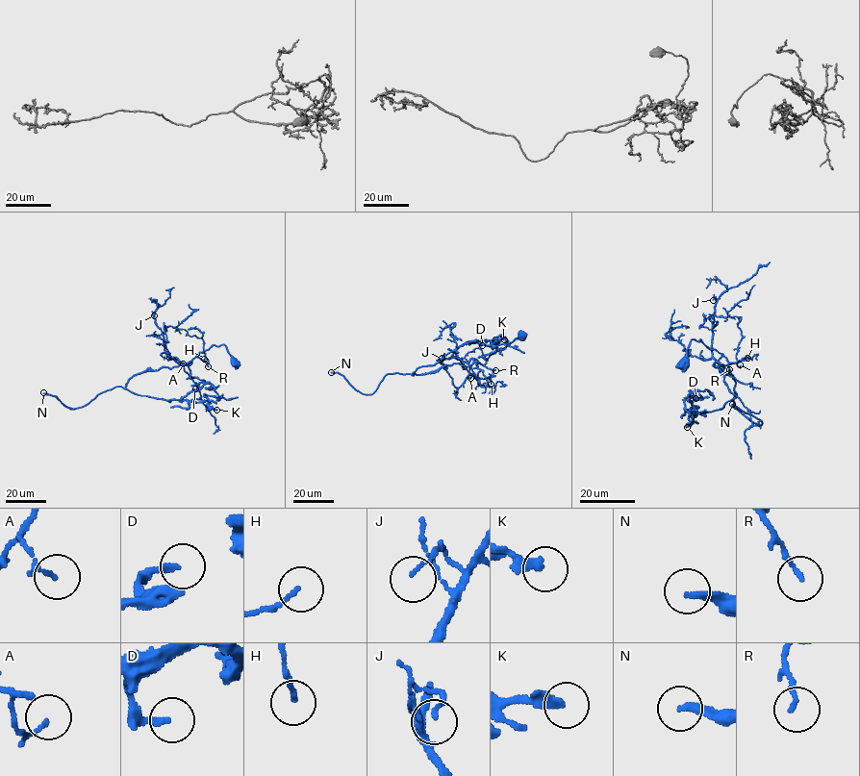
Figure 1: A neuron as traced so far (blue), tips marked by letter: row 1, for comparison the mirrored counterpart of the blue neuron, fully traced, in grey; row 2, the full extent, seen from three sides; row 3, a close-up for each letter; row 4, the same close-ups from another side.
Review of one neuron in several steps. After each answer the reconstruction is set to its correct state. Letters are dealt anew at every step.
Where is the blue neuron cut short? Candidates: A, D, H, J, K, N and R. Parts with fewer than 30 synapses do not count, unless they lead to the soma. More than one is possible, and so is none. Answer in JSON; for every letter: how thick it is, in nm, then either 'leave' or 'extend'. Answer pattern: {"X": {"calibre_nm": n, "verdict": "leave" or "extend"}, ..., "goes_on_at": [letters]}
{"A": {"calibre_nm": 120, "verdict": "leave"}, "D": {"calibre_nm": 180, "verdict": "leave"}, "H": {"calibre_nm": 140, "verdict": "leave"}, "J": {"calibre_nm": 110, "verdict": "leave"}, "K": {"calibre_nm": 280, "verdict": "leave"}, "N": {"calibre_nm": 240, "verdict": "extend"}, "R": {"calibre_nm": 150, "verdict": "extend"}, "goes_on_at": ["N", "R"]}

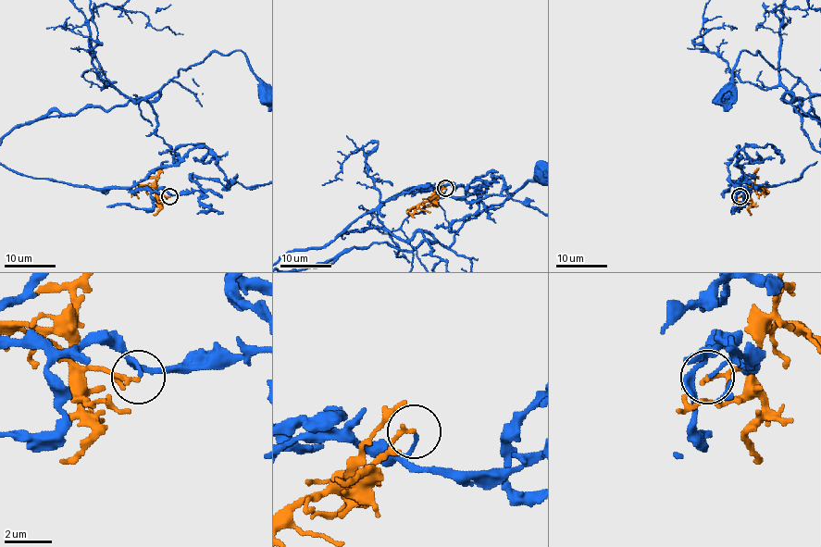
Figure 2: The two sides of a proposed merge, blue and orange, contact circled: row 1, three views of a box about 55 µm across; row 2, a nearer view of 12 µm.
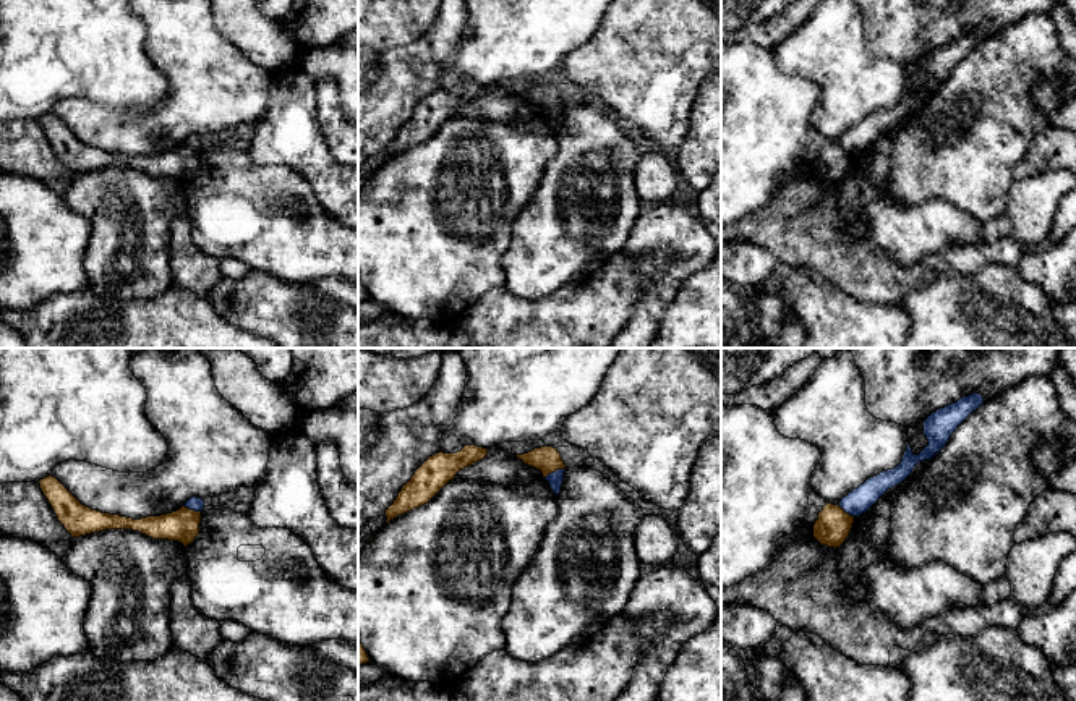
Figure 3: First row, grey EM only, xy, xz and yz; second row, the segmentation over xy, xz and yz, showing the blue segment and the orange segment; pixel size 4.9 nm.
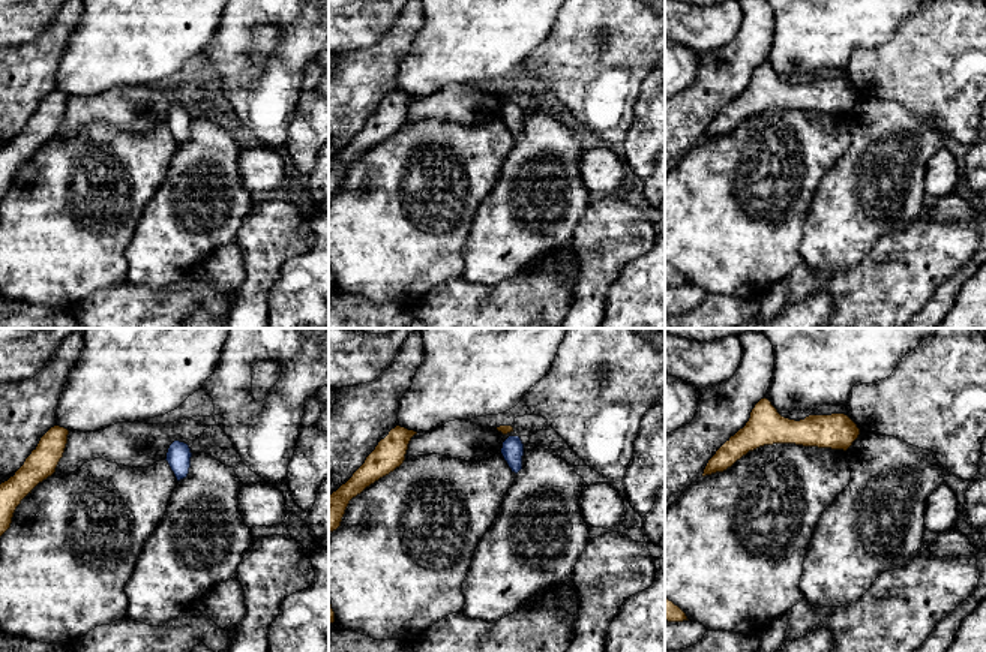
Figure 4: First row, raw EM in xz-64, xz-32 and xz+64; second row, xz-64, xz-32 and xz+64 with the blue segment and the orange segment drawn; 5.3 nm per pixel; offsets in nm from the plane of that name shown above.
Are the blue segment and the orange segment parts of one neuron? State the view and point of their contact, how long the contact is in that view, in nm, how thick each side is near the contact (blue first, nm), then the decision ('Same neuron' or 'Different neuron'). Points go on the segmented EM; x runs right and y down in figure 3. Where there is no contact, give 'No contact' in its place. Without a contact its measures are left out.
Touches blue at xz (555, 471). Shared border 120 nm. Thickness 70 nm (blue) against 130 nm. Different neuron

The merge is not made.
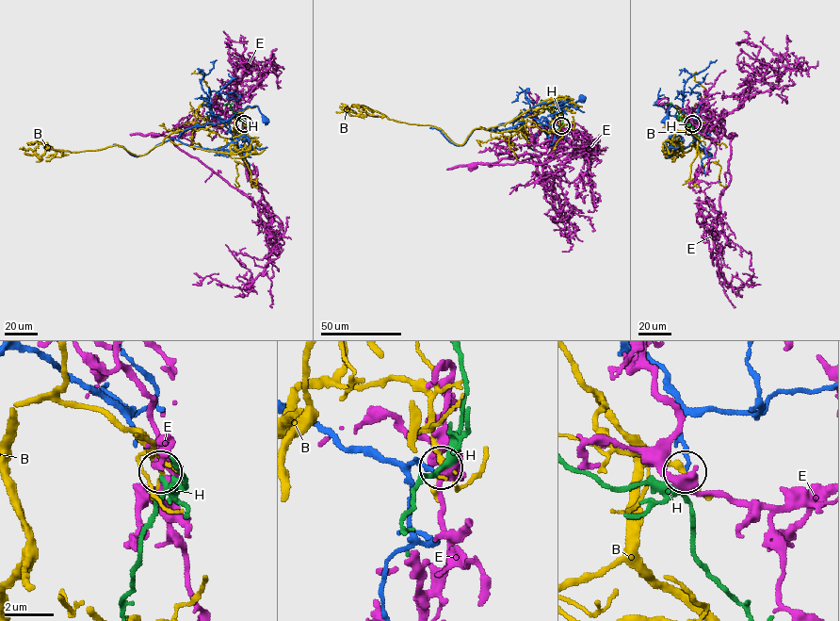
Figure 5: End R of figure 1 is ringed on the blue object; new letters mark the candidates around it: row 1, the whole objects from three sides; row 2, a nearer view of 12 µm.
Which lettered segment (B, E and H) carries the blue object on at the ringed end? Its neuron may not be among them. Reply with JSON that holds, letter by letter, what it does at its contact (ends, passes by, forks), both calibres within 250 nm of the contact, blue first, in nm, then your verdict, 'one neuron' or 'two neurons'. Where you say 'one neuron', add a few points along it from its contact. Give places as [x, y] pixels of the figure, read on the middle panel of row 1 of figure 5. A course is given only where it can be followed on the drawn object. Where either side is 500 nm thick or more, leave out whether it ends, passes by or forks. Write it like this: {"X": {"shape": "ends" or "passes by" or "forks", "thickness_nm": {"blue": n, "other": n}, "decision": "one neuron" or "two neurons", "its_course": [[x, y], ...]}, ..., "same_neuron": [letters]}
{"B": {"shape": "passes by", "thickness_nm": {"blue": 140, "other": 200}, "decision": "two neurons"}, "E": {"shape": "passes by", "thickness_nm": {"blue": 130, "other": 420}, "decision": "two neurons"}, "H": {"shape": "passes by", "thickness_nm": {"blue": 120, "other": 240}, "decision": "one neuron", "its_course": [[560, 125], [562, 118], [555, 111], [551, 112], [540, 100]]}, "same_neuron": ["H"]}

